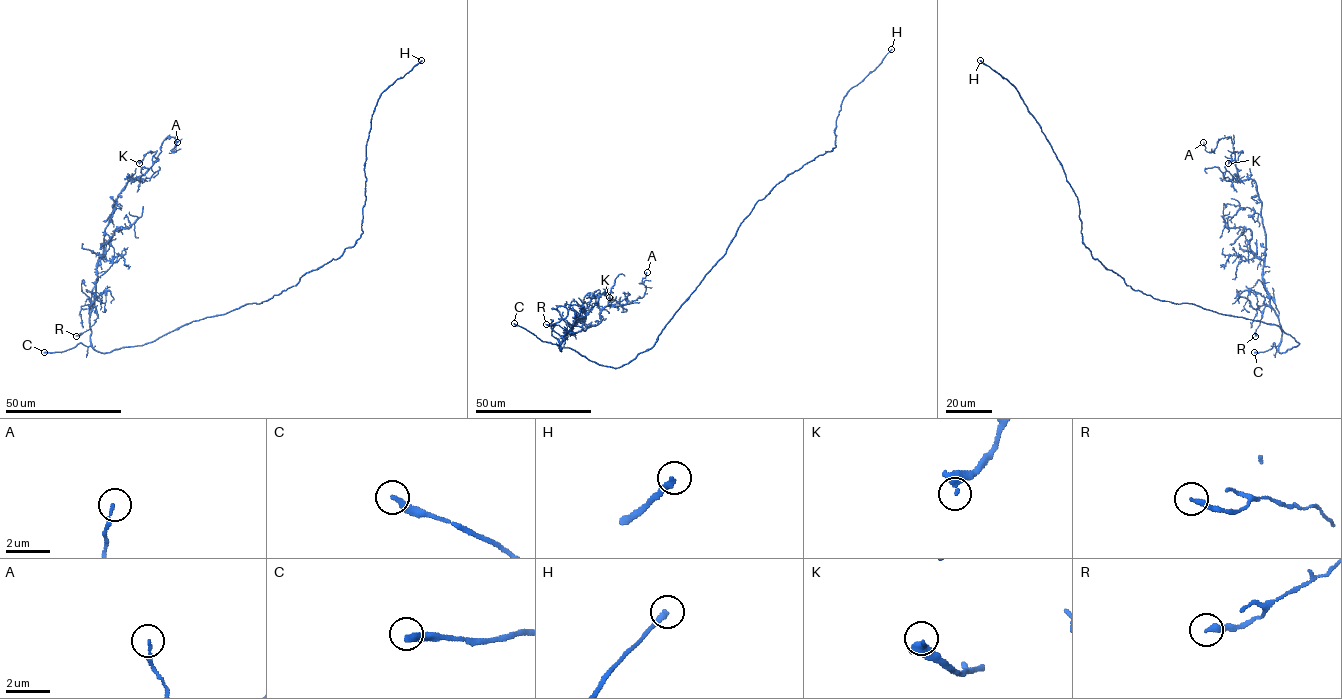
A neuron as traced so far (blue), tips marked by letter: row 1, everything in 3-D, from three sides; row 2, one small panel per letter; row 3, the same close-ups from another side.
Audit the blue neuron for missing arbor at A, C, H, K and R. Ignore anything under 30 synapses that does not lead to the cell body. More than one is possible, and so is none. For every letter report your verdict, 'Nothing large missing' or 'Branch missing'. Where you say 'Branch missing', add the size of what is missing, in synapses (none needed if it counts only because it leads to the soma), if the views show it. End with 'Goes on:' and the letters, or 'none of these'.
A: Nothing large missing
C: Branch missing
H: Branch missing. Roughly 160 synapses
K: Nothing large missing
R: Nothing large missing
Goes on: C, H

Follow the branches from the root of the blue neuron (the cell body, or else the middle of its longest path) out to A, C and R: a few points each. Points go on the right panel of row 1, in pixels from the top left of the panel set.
A: (1236, 316), (1278, 325), (1299, 344), (1279, 351), (1256, 183), (1237, 180), (1229, 137), (1212, 152), (1203, 142)
C: (1236, 316), (1278, 325), (1299, 343), (1285, 352), (1280, 352), (1274, 343), (1267, 351), (1254, 352)
R: (1236, 316), (1278, 325), (1299, 344), (1279, 351), (1282, 330), (1278, 316), (1268, 306), (1255, 336)

